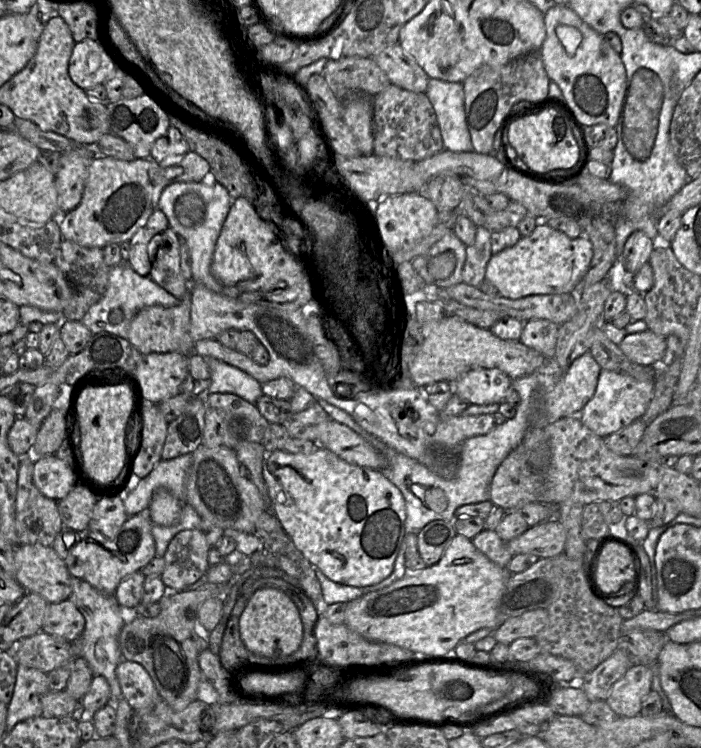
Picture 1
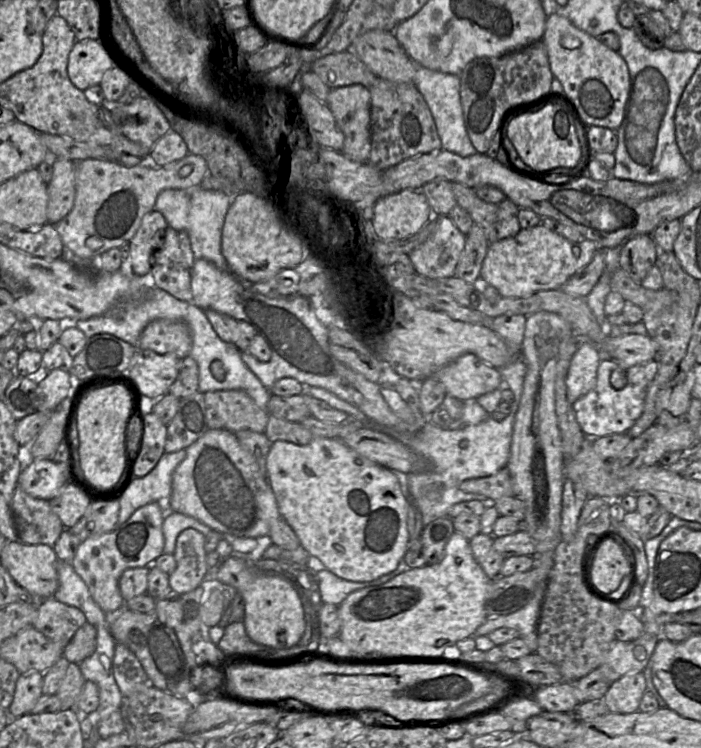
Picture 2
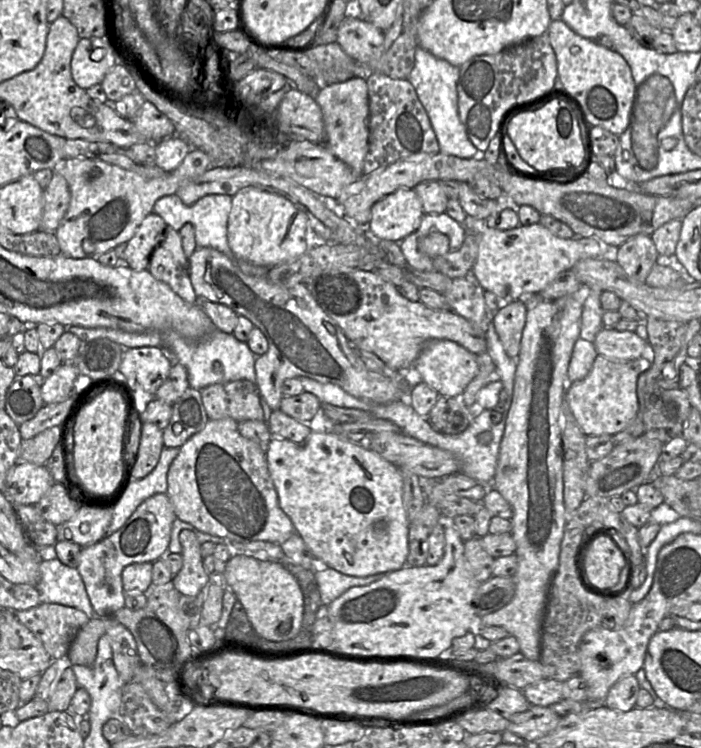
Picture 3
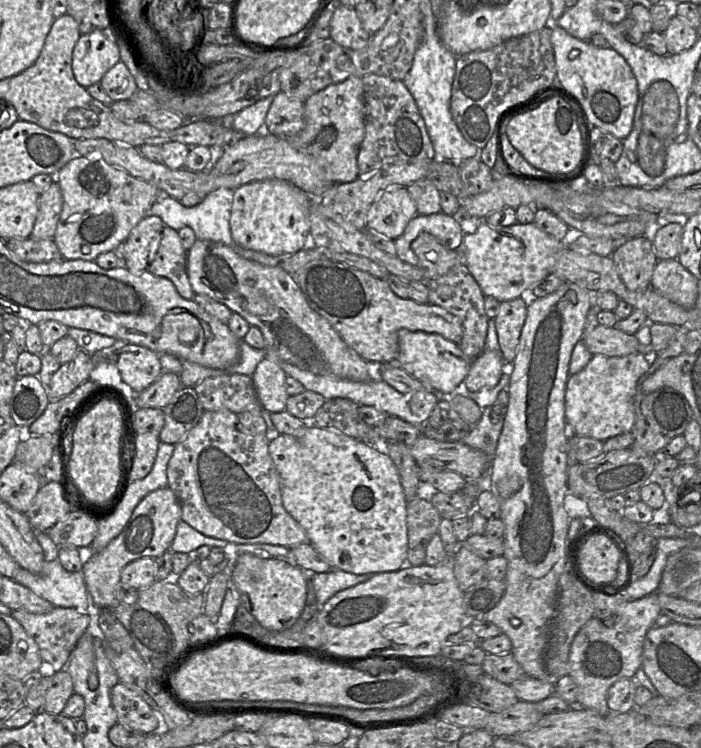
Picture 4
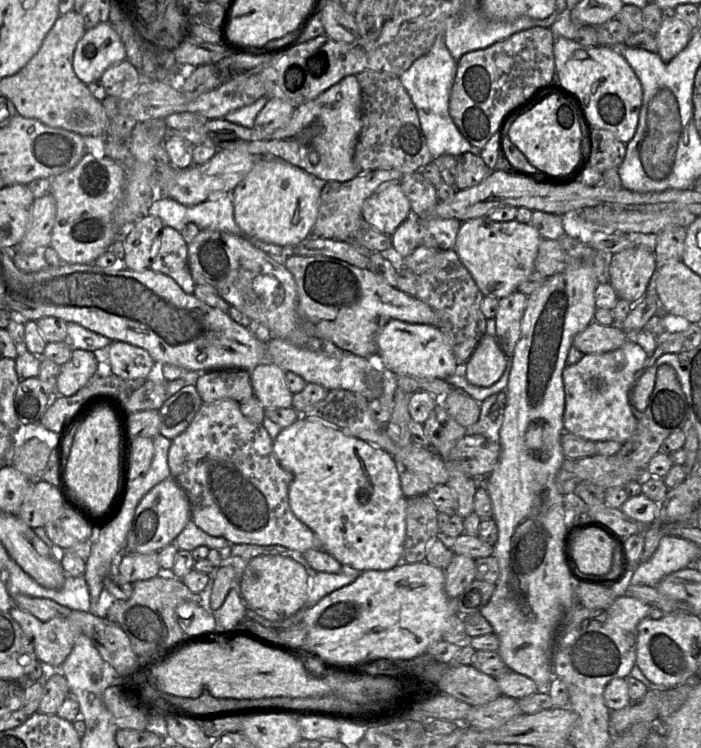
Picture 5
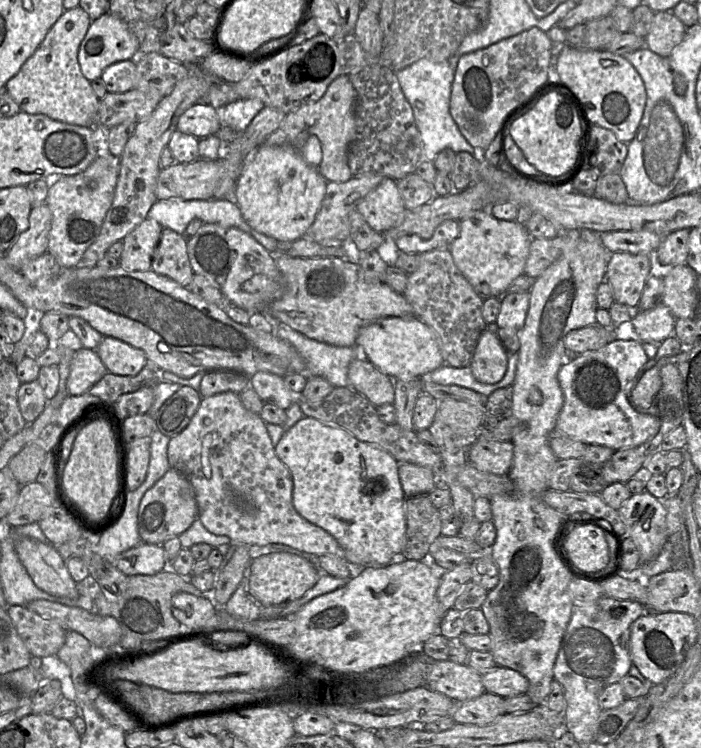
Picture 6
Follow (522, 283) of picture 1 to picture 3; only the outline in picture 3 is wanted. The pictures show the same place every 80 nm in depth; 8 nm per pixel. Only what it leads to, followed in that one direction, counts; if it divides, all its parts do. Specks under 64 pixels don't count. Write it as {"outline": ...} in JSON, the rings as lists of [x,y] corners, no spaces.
{"outline":[[[539,223],[519,225],[511,230],[487,228],[480,236],[478,255],[472,272],[485,291],[490,291],[503,302],[524,299],[539,294],[560,273],[570,270],[575,263],[587,258],[603,258],[616,248],[608,248],[594,238],[562,239]]]}

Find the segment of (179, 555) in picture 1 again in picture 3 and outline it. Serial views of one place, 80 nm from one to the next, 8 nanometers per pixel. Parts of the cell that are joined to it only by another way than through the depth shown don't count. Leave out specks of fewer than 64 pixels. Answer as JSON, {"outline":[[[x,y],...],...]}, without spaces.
{"outline":[[[182,530],[179,541],[182,547],[183,566],[179,573],[173,576],[171,585],[184,595],[196,595],[211,579],[211,575],[203,566],[201,543],[190,530]]]}

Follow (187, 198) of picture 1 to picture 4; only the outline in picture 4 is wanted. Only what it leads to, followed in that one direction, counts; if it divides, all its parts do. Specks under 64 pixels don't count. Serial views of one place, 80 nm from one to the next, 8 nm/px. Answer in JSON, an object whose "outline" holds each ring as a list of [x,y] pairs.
{"outline":[[[217,189],[209,193],[199,204],[193,207],[185,207],[174,197],[162,195],[147,212],[147,216],[160,217],[166,226],[176,231],[183,227],[191,227],[197,240],[219,242],[235,251],[235,247],[238,245],[234,242],[230,232],[233,191],[230,189]]]}

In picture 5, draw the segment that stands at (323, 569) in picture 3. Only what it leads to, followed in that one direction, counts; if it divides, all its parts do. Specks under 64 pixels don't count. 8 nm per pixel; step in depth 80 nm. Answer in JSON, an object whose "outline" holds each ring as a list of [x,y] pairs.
{"outline":[[[343,566],[339,574],[317,572],[312,568],[306,568],[306,570],[309,574],[309,587],[305,604],[302,607],[306,609],[314,606],[332,592],[353,583],[362,574],[361,571],[348,566]]]}

